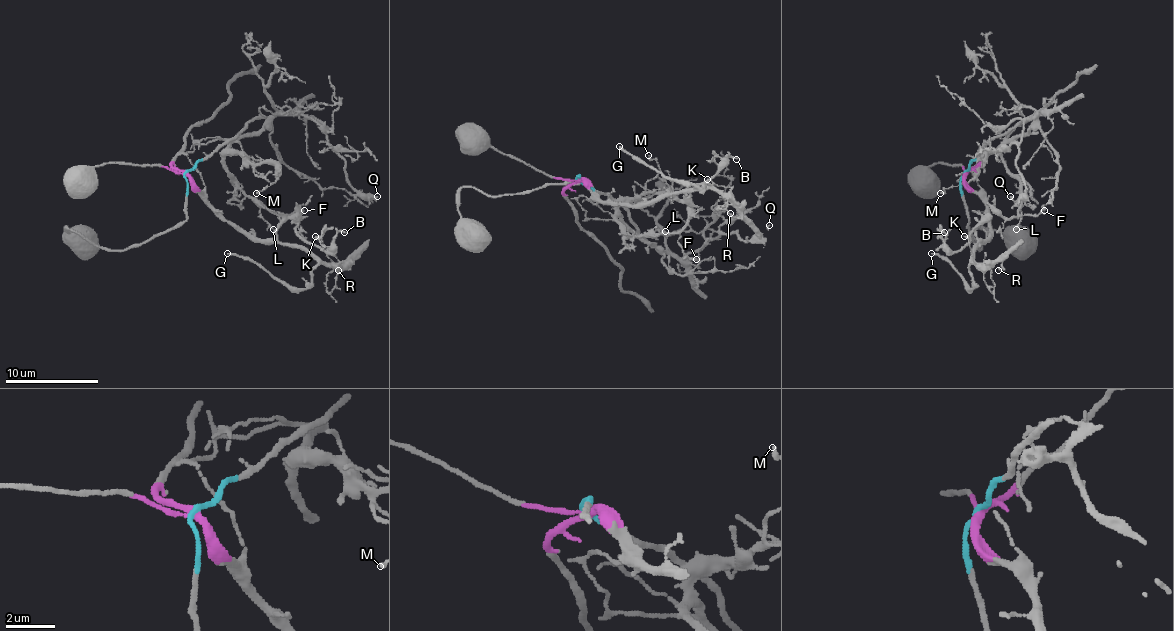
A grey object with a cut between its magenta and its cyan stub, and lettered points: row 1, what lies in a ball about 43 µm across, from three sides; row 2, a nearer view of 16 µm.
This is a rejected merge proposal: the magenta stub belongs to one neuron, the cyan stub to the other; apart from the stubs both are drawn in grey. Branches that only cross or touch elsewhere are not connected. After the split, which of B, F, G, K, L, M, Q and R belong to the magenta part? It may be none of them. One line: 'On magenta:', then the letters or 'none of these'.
On magenta: B, G, K, R

